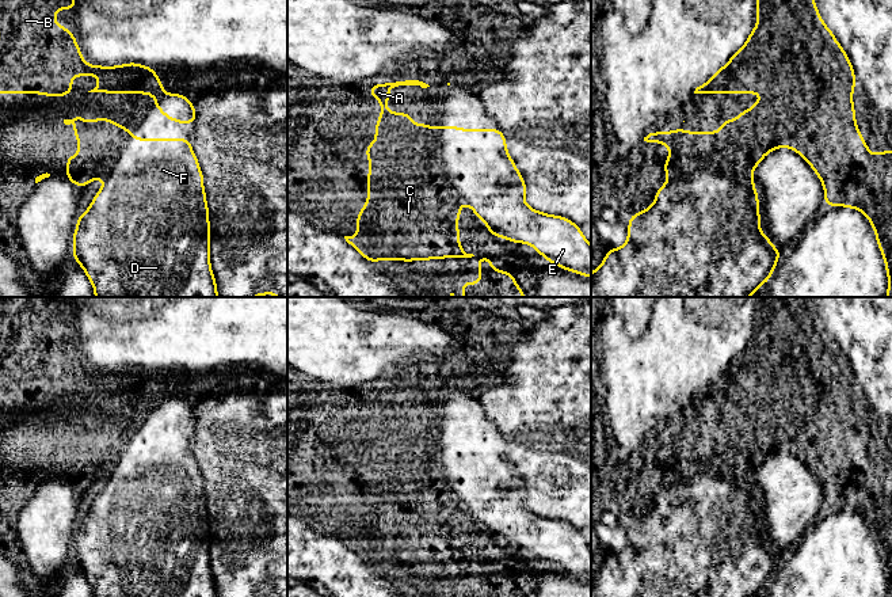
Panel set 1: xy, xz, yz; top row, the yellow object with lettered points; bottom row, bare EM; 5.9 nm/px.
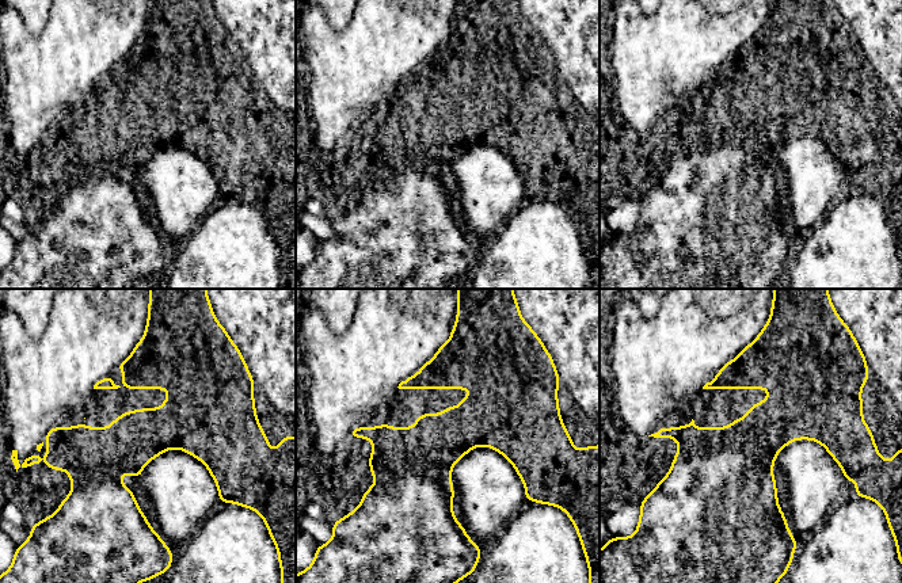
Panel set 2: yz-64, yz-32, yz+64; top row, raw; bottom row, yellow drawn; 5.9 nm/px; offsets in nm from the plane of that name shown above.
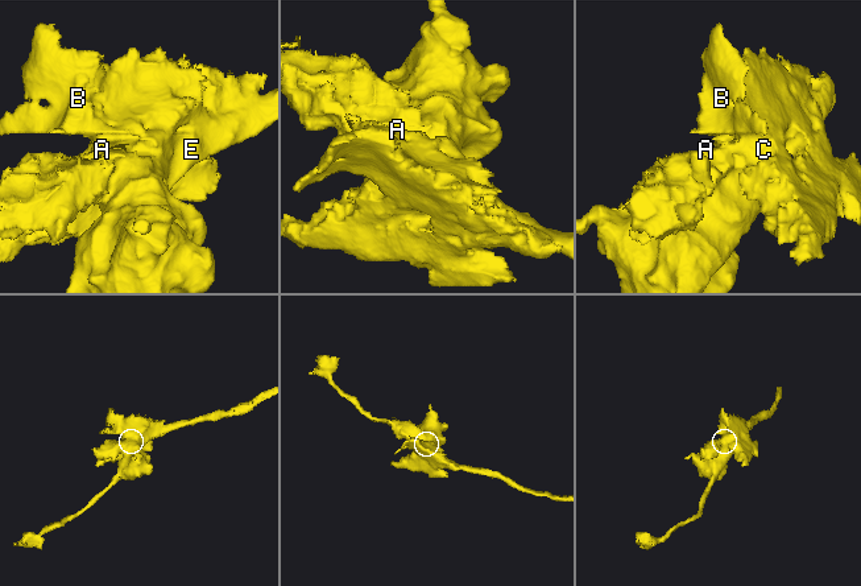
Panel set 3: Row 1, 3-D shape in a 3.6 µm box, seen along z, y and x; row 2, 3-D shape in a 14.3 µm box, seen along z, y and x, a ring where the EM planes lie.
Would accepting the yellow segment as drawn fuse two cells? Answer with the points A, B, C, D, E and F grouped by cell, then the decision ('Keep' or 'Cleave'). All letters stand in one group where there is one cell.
Groups: A / B C D E F. Cleave

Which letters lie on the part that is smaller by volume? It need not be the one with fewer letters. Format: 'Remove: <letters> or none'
Remove: A

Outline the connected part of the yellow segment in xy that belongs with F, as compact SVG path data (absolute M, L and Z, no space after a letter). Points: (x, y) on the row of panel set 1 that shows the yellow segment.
M107 119L118 137L111 142L110 157L104 170L104 185L94 197L88 209L79 214L73 233L73 261L76 261L94 285L95 297L218 297L216 277L210 266L210 223L203 174L191 148L190 138L134 138L131 129Z

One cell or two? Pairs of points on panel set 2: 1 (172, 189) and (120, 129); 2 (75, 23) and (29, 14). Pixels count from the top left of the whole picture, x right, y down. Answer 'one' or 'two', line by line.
1: two
2: two

